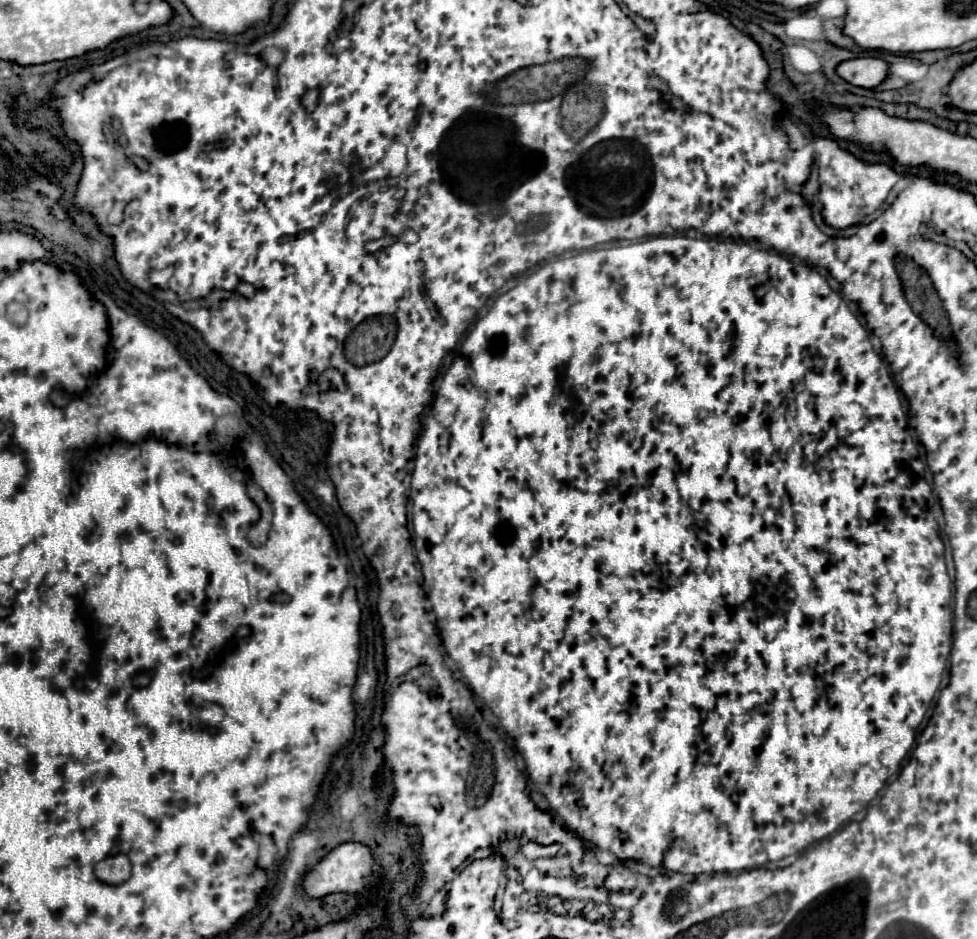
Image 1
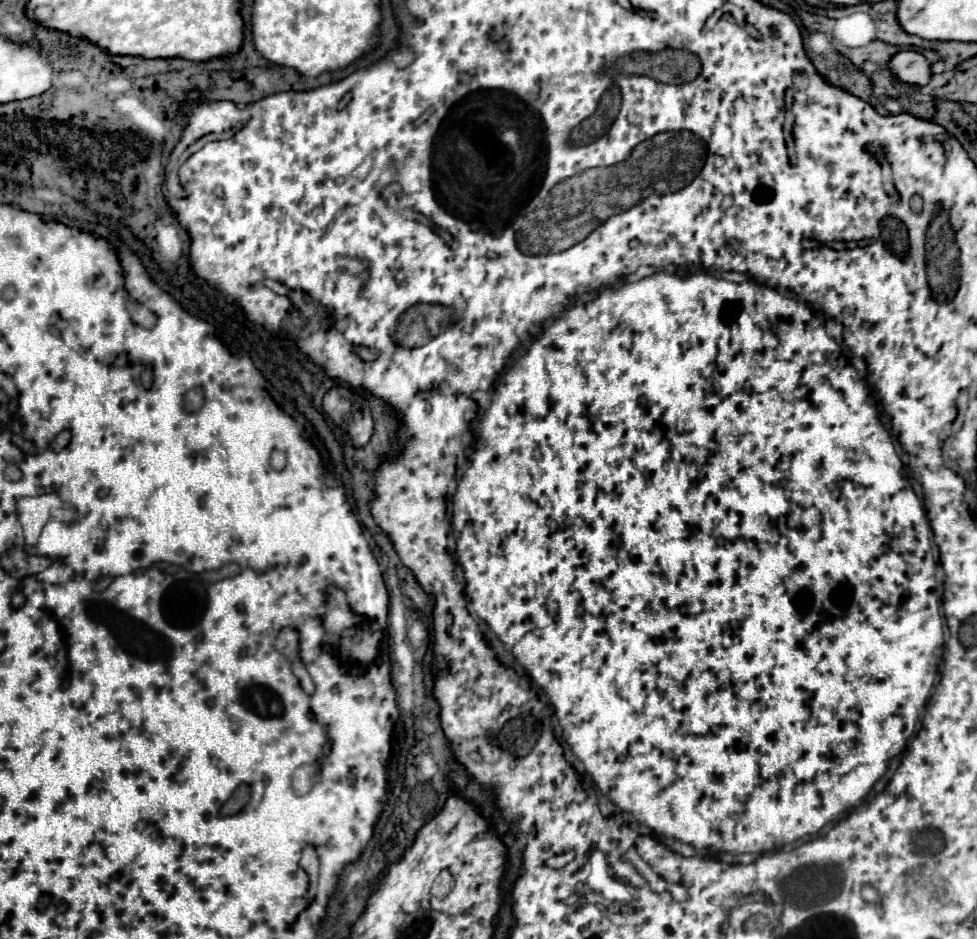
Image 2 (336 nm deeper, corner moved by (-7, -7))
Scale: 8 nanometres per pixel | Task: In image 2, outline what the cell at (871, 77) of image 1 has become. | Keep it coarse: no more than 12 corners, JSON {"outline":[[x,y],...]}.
{"outline":[[914,50],[890,60],[906,84],[924,86],[932,78],[928,60]]}

